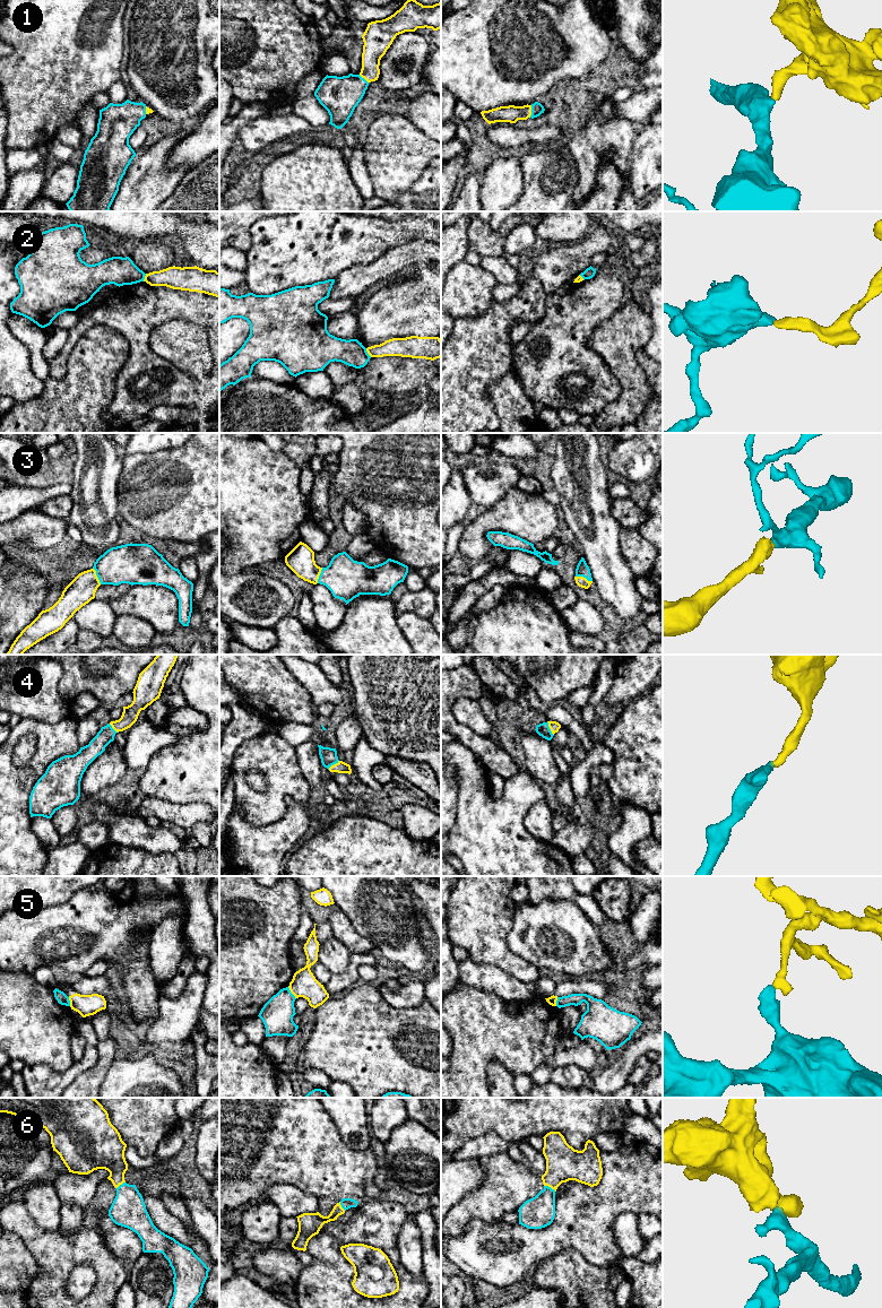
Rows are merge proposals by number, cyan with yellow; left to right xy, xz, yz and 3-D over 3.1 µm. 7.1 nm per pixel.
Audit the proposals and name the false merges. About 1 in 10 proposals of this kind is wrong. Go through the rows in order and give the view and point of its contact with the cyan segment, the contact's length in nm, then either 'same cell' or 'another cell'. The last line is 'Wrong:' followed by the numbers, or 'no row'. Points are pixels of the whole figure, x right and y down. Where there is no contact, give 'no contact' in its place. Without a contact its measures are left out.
1: contact yz (532, 111); length 90 nm; same cell
2: contact xz (366, 353); length 80 nm; another cell
3: contact yz (584, 577); length 130 nm; same cell
4: contact yz (548, 728); length 110 nm; same cell
5: contact xz (291, 993); length 110 nm; another cell
6: contact yz (550, 1187); length 100 nm; same cell
Wrong: 2, 5

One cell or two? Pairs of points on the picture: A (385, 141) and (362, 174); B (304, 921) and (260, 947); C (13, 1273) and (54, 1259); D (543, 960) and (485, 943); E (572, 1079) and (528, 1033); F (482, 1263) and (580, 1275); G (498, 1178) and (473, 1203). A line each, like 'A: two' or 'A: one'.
A: two
B: two
C: two
D: two
E: two
F: two
G: one

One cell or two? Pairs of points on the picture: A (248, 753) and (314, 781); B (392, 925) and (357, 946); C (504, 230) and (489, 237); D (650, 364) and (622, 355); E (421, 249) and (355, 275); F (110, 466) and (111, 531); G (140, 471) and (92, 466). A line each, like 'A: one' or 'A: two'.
A: two
B: two
C: two
D: two
E: one
F: one
G: two

